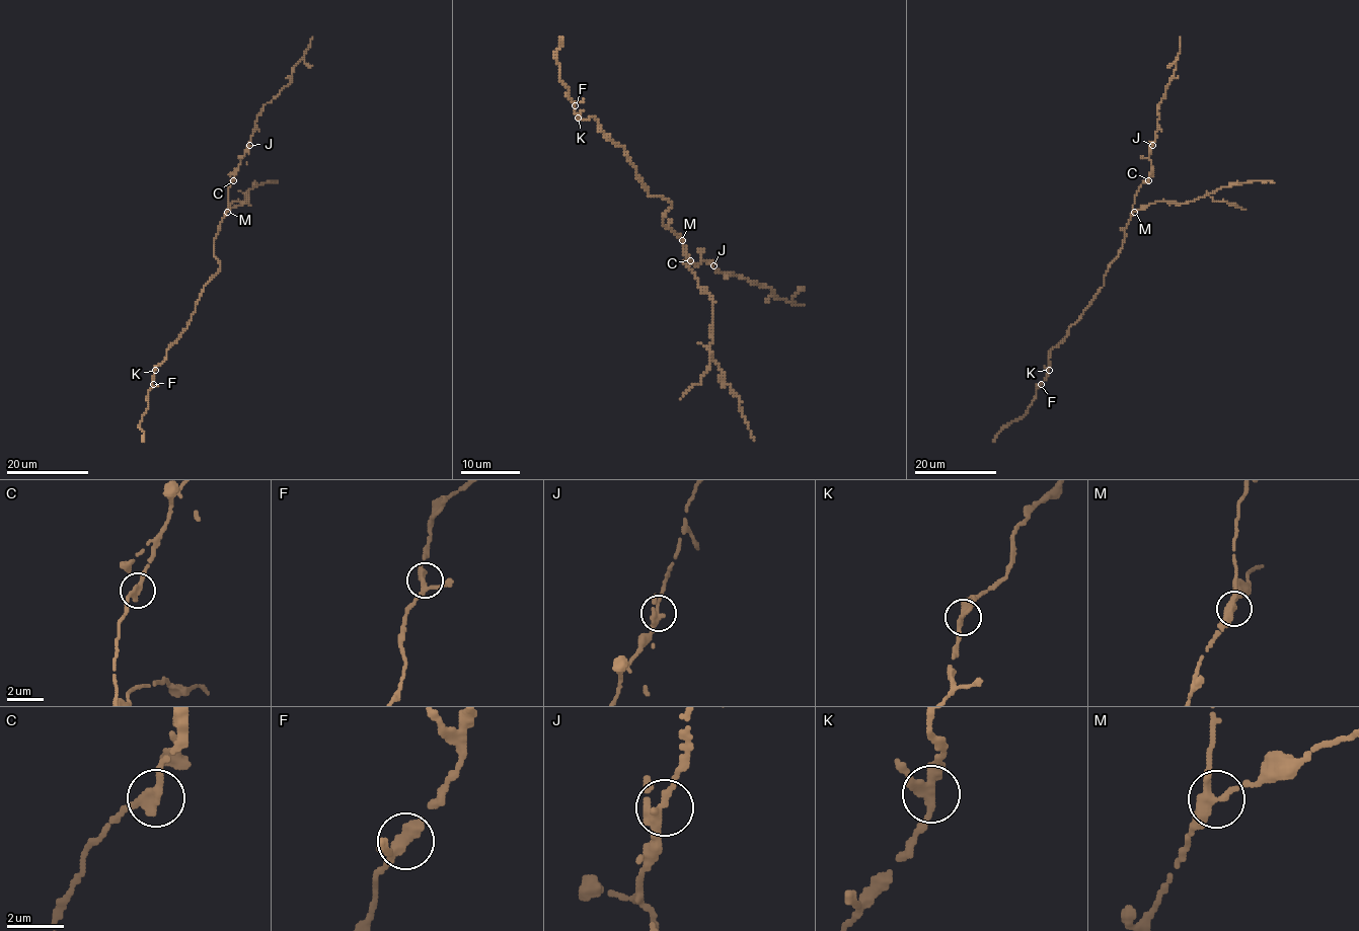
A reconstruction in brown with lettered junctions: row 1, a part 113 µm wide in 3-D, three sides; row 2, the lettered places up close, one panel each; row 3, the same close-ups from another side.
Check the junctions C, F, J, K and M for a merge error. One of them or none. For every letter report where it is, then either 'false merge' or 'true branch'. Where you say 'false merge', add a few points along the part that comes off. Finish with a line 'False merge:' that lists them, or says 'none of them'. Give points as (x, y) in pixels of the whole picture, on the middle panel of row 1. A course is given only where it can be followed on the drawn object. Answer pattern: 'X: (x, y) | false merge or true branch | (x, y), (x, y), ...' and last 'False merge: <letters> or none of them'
C: (690, 260) | true branch
F: (575, 105) | true branch
J: (713, 265) | true branch
K: (578, 118) | true branch
M: (682, 240) | false merge | (682, 239), (690, 268), (713, 301), (710, 353), (730, 389), (740, 399), (743, 417), (753, 441)
False merge: M

